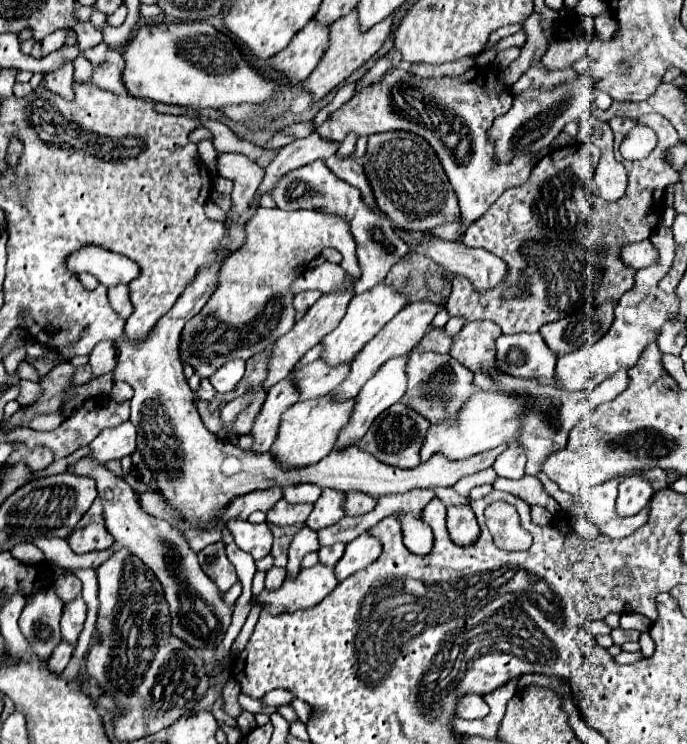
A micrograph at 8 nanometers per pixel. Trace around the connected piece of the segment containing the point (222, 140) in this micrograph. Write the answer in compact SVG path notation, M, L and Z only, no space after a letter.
M204 117L204 123L202 127L210 129L212 135L214 135L214 147L218 151L240 151L244 155L248 155L252 161L260 159L260 157L266 157L268 161L272 161L278 153L278 149L262 149L258 145L254 145L252 141L246 141L246 139L240 139L238 135L234 135L222 121L218 119L206 119Z

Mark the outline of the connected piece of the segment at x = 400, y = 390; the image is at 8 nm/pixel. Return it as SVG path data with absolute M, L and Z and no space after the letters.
M400 355L396 359L388 359L388 363L384 363L384 367L380 367L380 371L366 381L366 385L360 389L358 397L356 397L356 407L354 407L354 413L352 413L352 419L350 423L340 431L340 437L338 437L338 445L334 449L344 449L352 443L356 443L366 431L368 427L372 425L372 421L382 413L386 411L390 405L398 403L402 399L402 395L406 393L406 375L404 375L404 365L408 363L408 355Z

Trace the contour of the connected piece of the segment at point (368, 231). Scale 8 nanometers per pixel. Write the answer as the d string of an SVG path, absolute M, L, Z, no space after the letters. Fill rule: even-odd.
M320 159L282 175L280 181L276 183L276 187L270 191L270 195L272 195L274 203L284 211L324 209L324 211L330 211L330 213L344 215L350 221L352 235L358 243L356 255L358 255L358 263L360 263L360 269L362 269L362 277L356 281L354 293L362 293L362 291L374 287L378 281L382 281L386 277L390 267L402 255L406 255L410 251L410 247L394 233L394 229L390 227L390 221L378 219L374 213L370 213L368 207L360 199L360 191L356 191L356 187L340 181Z

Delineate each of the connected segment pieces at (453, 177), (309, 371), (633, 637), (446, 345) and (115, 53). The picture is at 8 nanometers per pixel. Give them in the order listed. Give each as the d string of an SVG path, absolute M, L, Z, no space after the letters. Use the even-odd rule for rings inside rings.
M472 67L460 77L442 79L418 79L416 75L392 69L382 81L362 89L350 103L344 103L330 121L324 121L320 135L332 141L344 141L344 135L352 131L356 137L374 135L392 129L412 131L424 137L434 151L458 195L464 229L480 219L488 207L506 191L522 185L532 171L532 153L514 157L508 165L494 161L492 145L486 139L486 131L498 115L504 115L512 107L512 93L492 67ZM444 133L458 135L458 147L450 149L444 143Z
M324 359L304 365L300 371L296 371L294 377L300 389L300 401L316 399L326 393L332 393L344 381L344 375L348 375L348 367L352 367L352 361L342 363L340 367L328 367Z
M620 627L612 631L612 639L614 639L616 645L622 645L626 641L638 641L638 637L640 637L640 631L626 631L626 629L620 629Z
M430 325L428 333L424 335L424 339L416 345L416 349L422 349L422 351L436 351L436 353L448 353L450 347L452 347L452 341L454 337L450 337L444 327L434 327Z
M108 49L108 61L94 67L92 83L104 91L112 93L127 94L127 90L122 81L122 69L124 69L124 59L118 49Z

